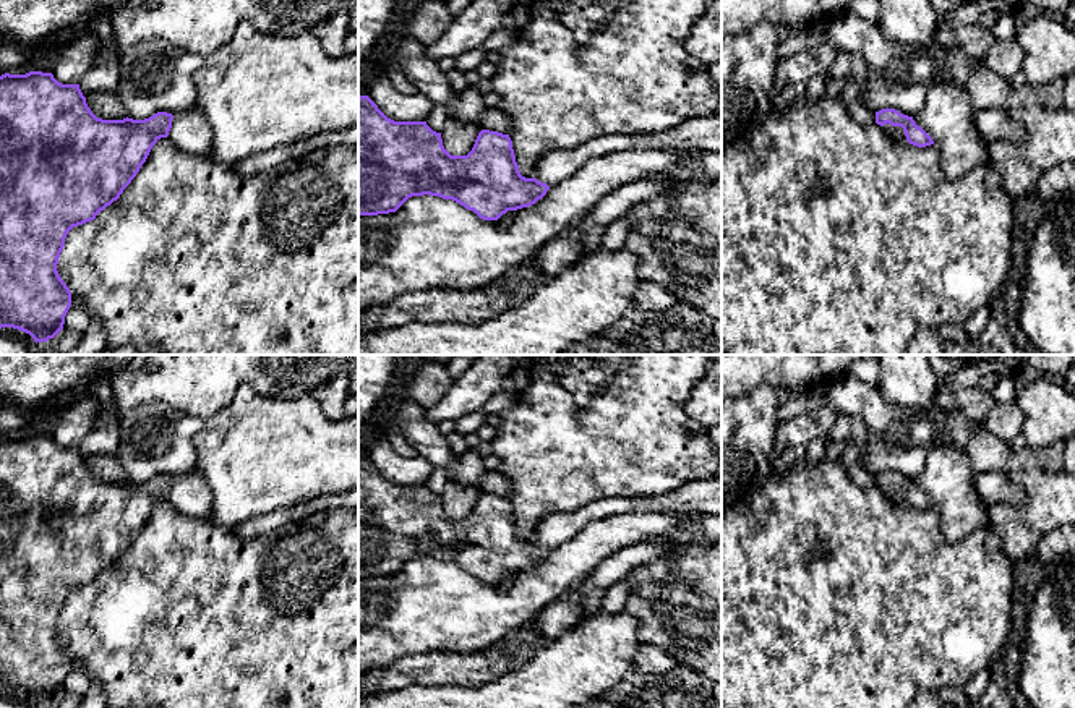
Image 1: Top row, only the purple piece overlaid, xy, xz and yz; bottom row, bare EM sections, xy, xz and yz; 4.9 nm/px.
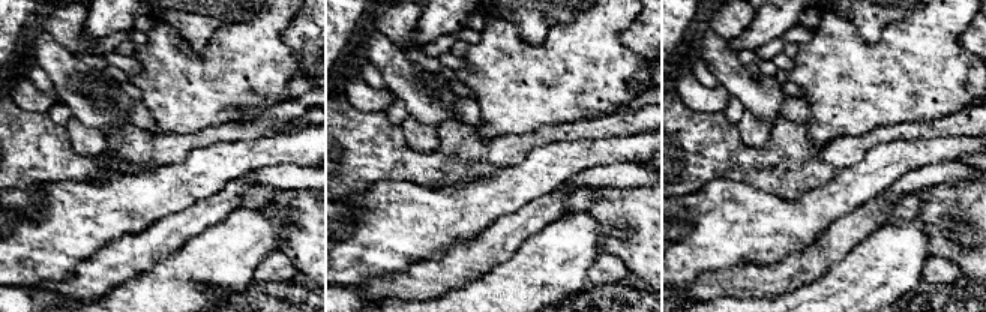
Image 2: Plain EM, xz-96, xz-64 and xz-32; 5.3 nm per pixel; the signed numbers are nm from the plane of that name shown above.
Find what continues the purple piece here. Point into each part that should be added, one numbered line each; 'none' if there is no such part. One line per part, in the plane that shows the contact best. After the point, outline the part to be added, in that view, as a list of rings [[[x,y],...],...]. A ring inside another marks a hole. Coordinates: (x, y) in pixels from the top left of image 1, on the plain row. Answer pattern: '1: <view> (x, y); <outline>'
1: yz (897, 496); [[[885,486],[882,491],[884,491],[884,493],[887,494],[887,497],[889,497],[890,501],[893,501],[897,505],[906,504],[906,499],[905,499],[905,494],[903,494],[902,489],[892,489],[892,488]]]

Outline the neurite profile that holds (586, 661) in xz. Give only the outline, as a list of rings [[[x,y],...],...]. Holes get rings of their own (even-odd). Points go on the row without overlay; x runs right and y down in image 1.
[[[600,609],[537,650],[529,663],[493,682],[478,687],[412,684],[400,690],[368,693],[358,700],[358,708],[587,708],[632,672],[634,656],[640,646],[636,617],[626,609],[619,614]]]

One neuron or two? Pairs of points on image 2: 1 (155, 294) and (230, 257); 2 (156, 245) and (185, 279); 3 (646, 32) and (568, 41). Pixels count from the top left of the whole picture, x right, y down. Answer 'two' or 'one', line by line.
1: one
2: two
3: two

